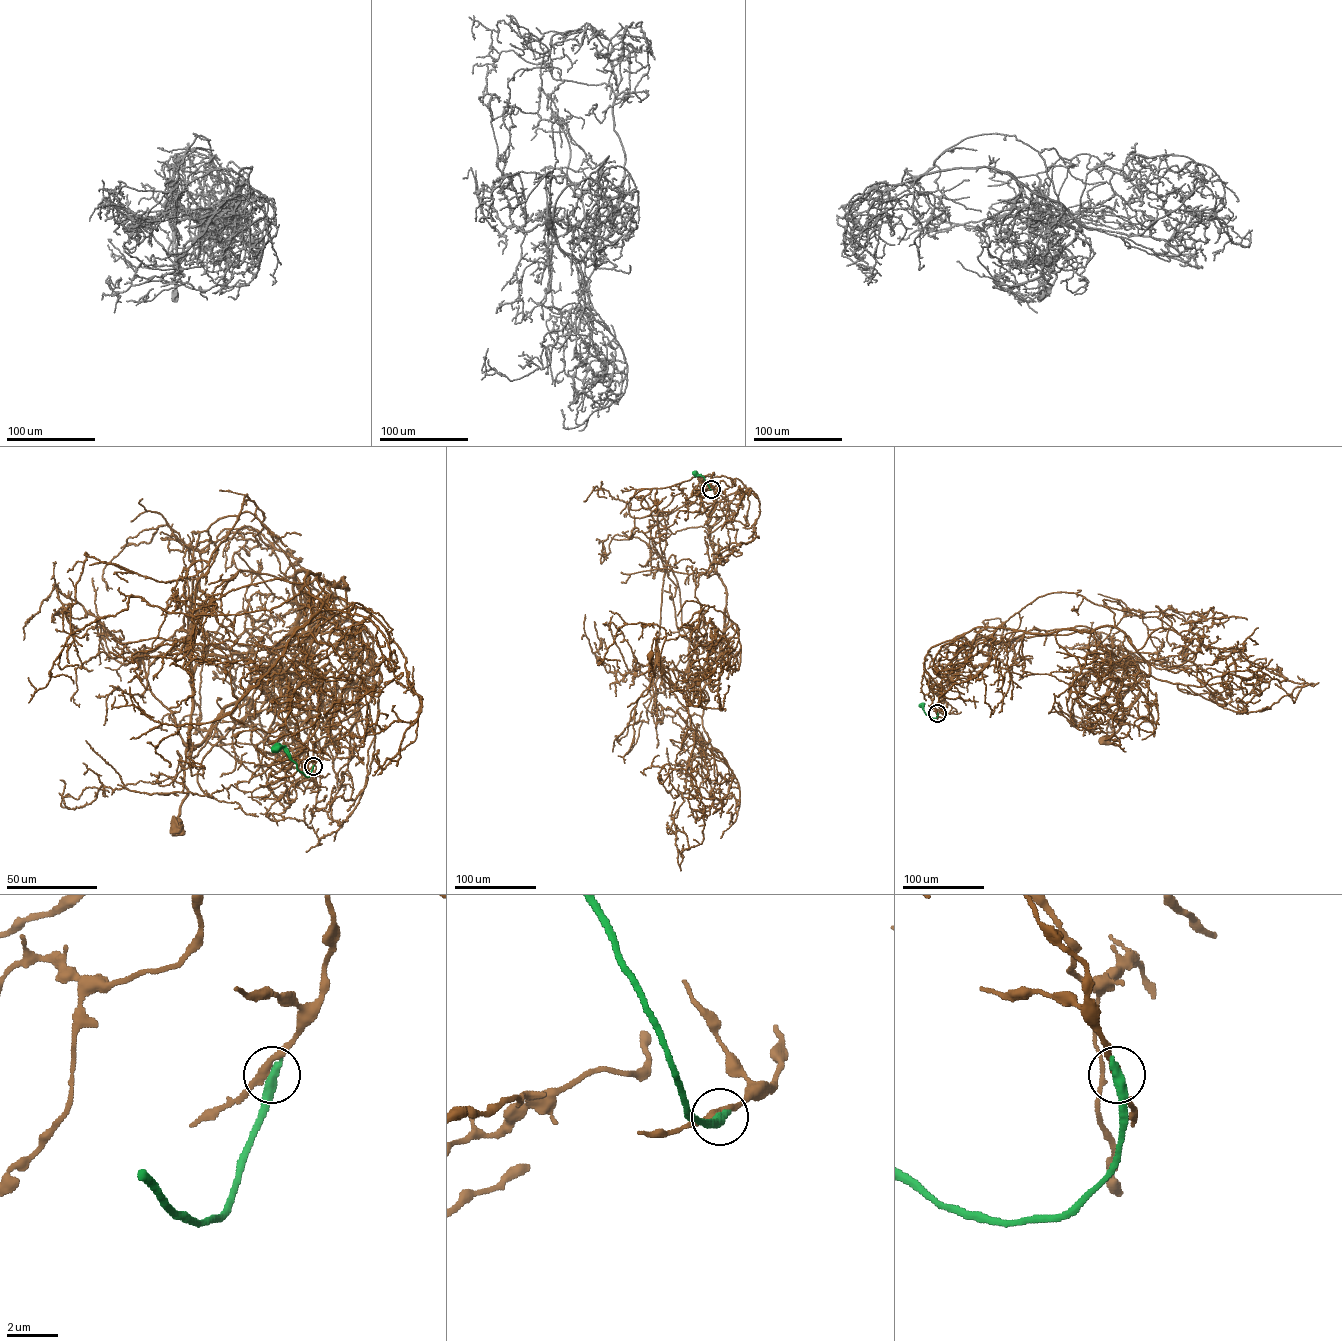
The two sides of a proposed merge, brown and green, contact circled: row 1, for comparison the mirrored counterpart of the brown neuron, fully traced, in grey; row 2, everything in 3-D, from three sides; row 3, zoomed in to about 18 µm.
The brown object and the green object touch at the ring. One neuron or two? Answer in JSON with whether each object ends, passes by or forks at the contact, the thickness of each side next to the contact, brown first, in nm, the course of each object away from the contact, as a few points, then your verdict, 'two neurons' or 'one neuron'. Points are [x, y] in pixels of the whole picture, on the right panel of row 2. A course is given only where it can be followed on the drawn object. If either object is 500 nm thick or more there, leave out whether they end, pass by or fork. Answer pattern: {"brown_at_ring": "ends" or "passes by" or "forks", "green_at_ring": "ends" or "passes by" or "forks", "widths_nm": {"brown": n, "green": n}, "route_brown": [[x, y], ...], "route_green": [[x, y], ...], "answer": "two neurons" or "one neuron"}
{"brown_at_ring": "passes by", "green_at_ring": "ends", "widths_nm": {"brown": 280, "green": 400}, "route_brown": [[937, 713], [931, 647], [978, 627], [1094, 631], [1125, 659], [1102, 700], [1122, 705], [1121, 727], [1103, 741]], "route_green": [[937, 713], [935, 718], [928, 716], [923, 705], [920, 705]], "answer": "two neurons"}

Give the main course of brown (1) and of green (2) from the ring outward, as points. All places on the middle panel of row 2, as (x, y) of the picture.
1: (711, 489), (698, 476), (715, 497), (721, 651), (693, 677), (659, 666), (656, 654), (654, 675), (651, 655)
2: (711, 489), (704, 477), (695, 472)

